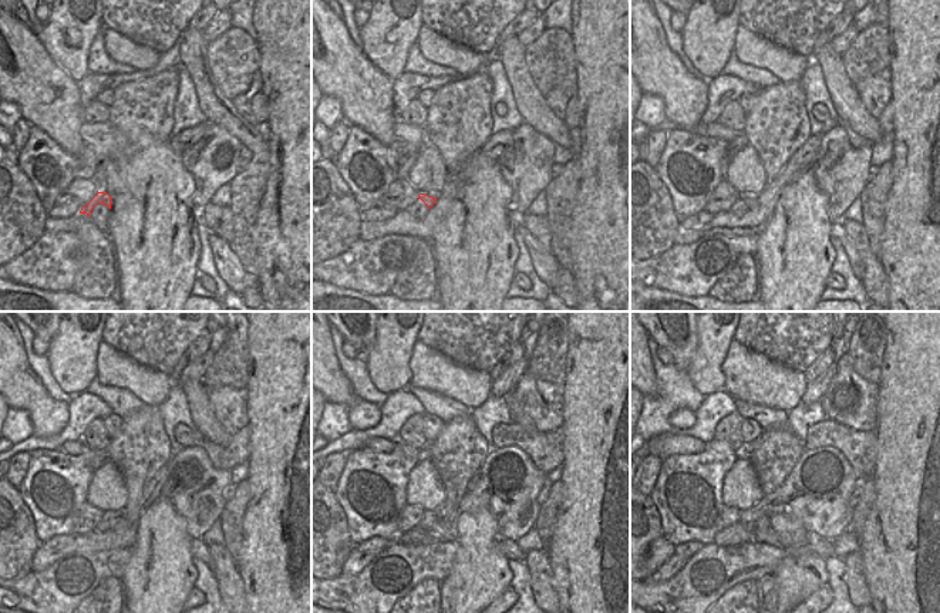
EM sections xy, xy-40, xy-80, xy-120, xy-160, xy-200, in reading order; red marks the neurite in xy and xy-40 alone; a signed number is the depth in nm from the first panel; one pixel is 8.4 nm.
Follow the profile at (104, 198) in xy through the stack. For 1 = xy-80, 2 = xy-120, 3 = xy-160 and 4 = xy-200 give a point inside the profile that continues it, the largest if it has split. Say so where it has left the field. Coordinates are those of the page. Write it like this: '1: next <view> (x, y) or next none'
1: next xy-80 (751, 202)
2: next xy-120 (130, 514)
3: next xy-160 (444, 528)
4: next xy-200 (761, 532)

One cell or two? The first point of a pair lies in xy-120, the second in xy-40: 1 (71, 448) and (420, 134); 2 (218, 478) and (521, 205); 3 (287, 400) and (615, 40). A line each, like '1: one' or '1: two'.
1: one
2: one
3: one

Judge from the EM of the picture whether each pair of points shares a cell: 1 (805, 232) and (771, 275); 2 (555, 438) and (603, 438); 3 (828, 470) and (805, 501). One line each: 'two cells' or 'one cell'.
1: one cell
2: two cells
3: one cell

